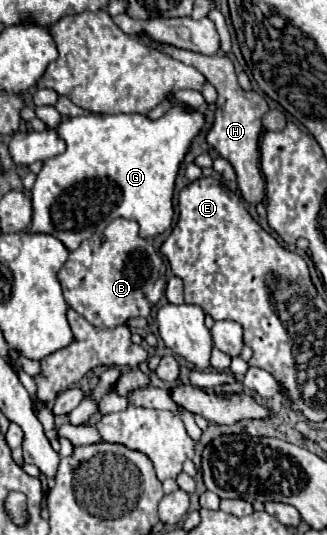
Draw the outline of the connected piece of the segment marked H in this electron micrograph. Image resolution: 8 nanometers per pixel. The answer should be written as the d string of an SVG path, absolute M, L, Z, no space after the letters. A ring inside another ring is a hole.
M158 44L156 48L160 48L162 52L170 54L172 58L184 62L184 64L192 64L194 68L198 68L208 82L212 82L218 90L218 100L216 100L216 118L212 128L208 130L208 144L218 150L218 154L222 158L226 158L236 174L238 174L238 188L242 198L256 206L258 202L264 200L264 178L260 172L260 132L262 132L262 116L268 112L268 104L264 100L264 96L260 96L258 92L246 92L240 88L238 80L236 80L236 70L232 60L226 54L214 54L214 56L206 56L206 54L198 54L198 52L188 52L188 50L180 50L180 48L172 48L172 46L164 46Z

